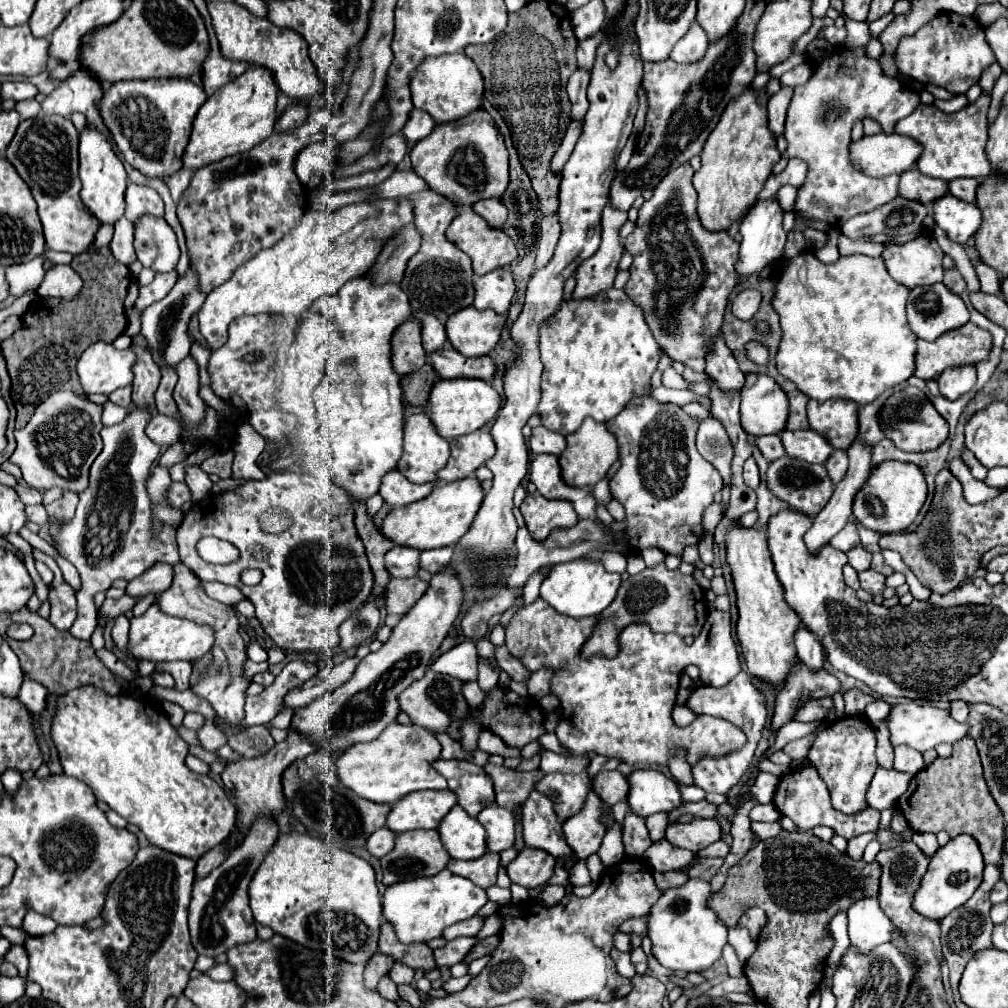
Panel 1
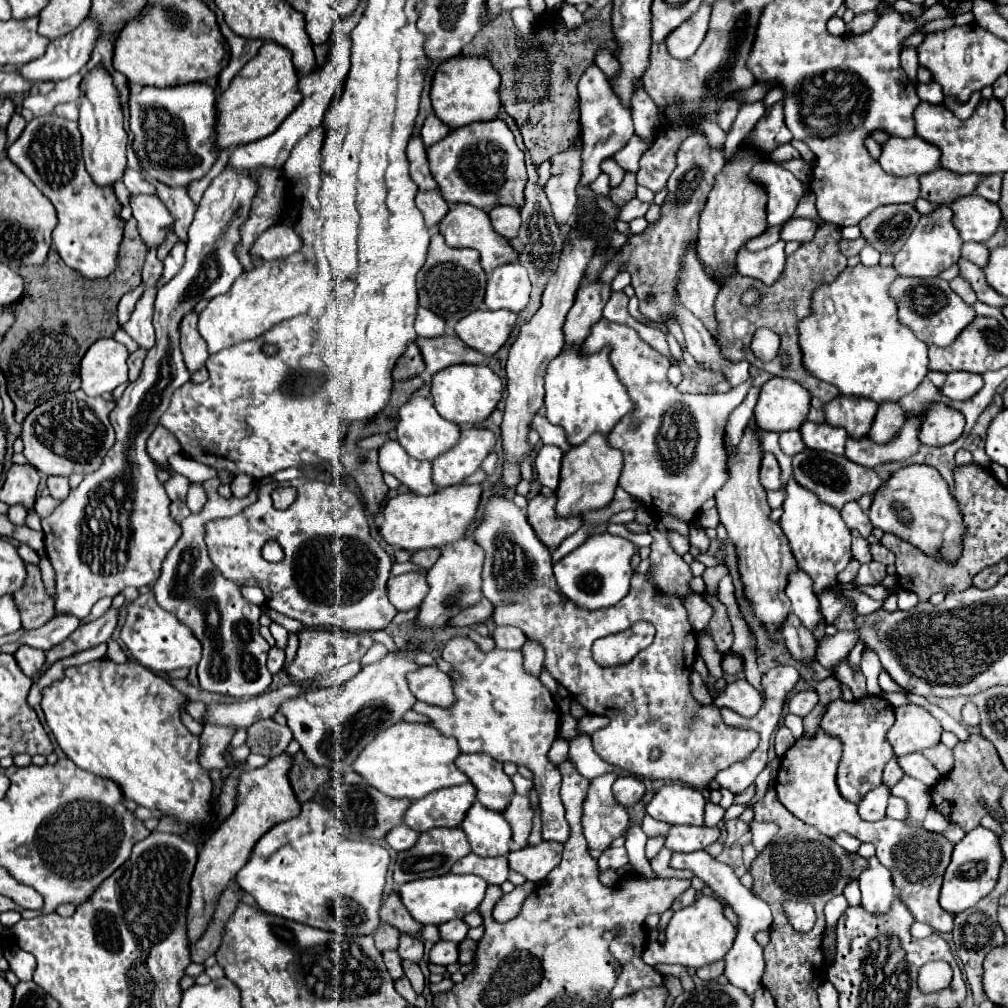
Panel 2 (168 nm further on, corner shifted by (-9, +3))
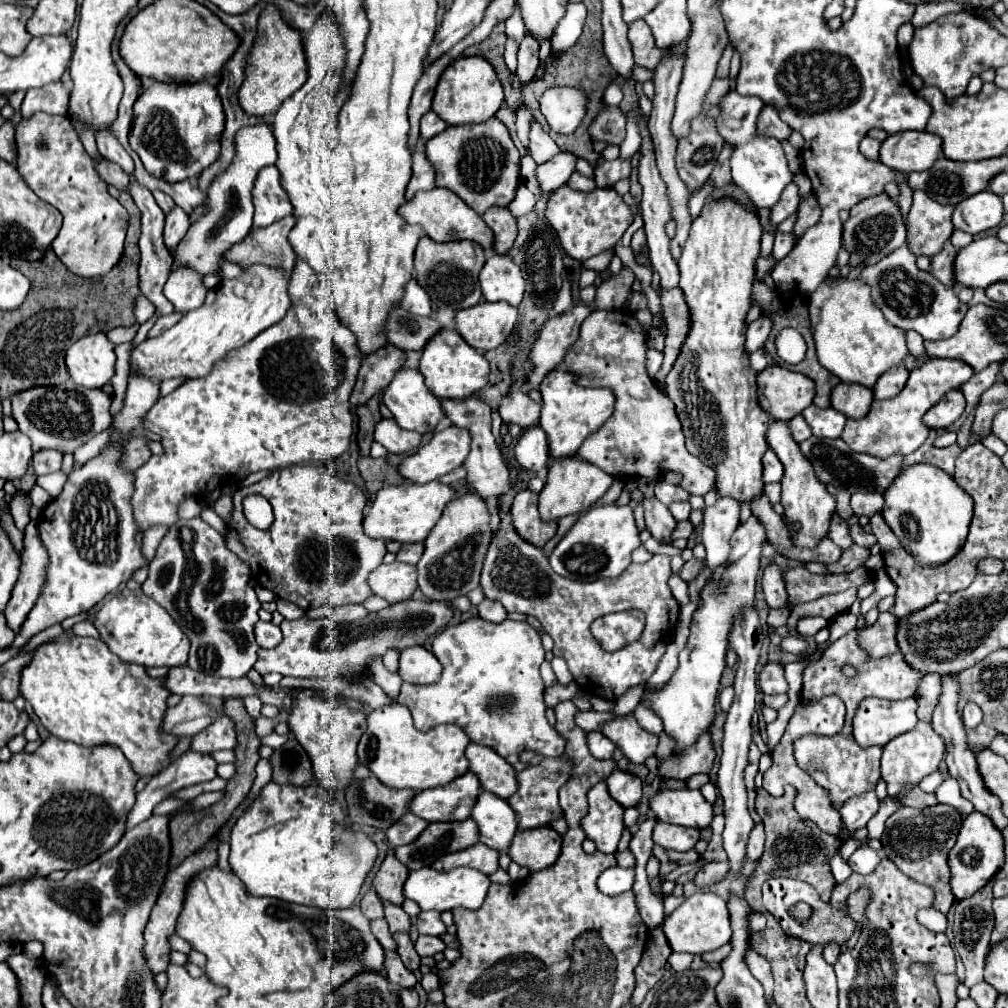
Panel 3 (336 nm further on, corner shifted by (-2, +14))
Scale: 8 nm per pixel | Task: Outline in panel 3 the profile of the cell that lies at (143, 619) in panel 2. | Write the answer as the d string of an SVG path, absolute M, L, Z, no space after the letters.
M123 588L119 594L115 594L111 600L107 600L101 610L95 612L93 626L99 630L101 640L117 654L123 662L141 664L145 668L153 666L183 666L187 662L189 652L189 640L177 628L173 618L157 606L149 596L143 594L143 590L129 590Z

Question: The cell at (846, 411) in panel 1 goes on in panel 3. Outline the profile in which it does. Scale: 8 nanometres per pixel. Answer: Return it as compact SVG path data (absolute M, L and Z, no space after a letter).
M837 384L831 394L831 406L847 418L863 418L873 402L873 390L859 384Z

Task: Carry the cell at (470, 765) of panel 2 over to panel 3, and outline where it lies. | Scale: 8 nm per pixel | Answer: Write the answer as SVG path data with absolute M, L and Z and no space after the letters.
M473 742L467 746L465 754L469 758L469 770L479 776L485 790L497 794L499 798L509 798L517 792L517 774L503 756Z

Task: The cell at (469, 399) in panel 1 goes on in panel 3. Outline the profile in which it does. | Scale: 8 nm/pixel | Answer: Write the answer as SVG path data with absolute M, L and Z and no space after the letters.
M447 326L441 328L423 348L421 364L419 364L421 374L425 376L427 388L437 396L437 398L451 398L451 400L461 400L469 398L475 392L479 392L483 386L489 382L489 362L487 358L479 352L473 350L461 334L455 332L455 328Z

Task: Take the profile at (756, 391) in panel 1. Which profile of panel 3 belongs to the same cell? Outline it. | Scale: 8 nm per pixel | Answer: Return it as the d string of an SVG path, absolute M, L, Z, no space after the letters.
M767 366L759 372L757 384L761 408L765 408L773 420L787 422L801 414L813 402L815 394L815 386L809 376L781 366Z

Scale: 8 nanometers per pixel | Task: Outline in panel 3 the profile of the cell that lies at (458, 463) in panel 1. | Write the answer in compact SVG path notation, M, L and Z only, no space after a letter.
M449 426L441 432L435 432L427 444L403 458L399 464L399 476L415 484L437 480L465 462L469 446L471 436L463 428Z

